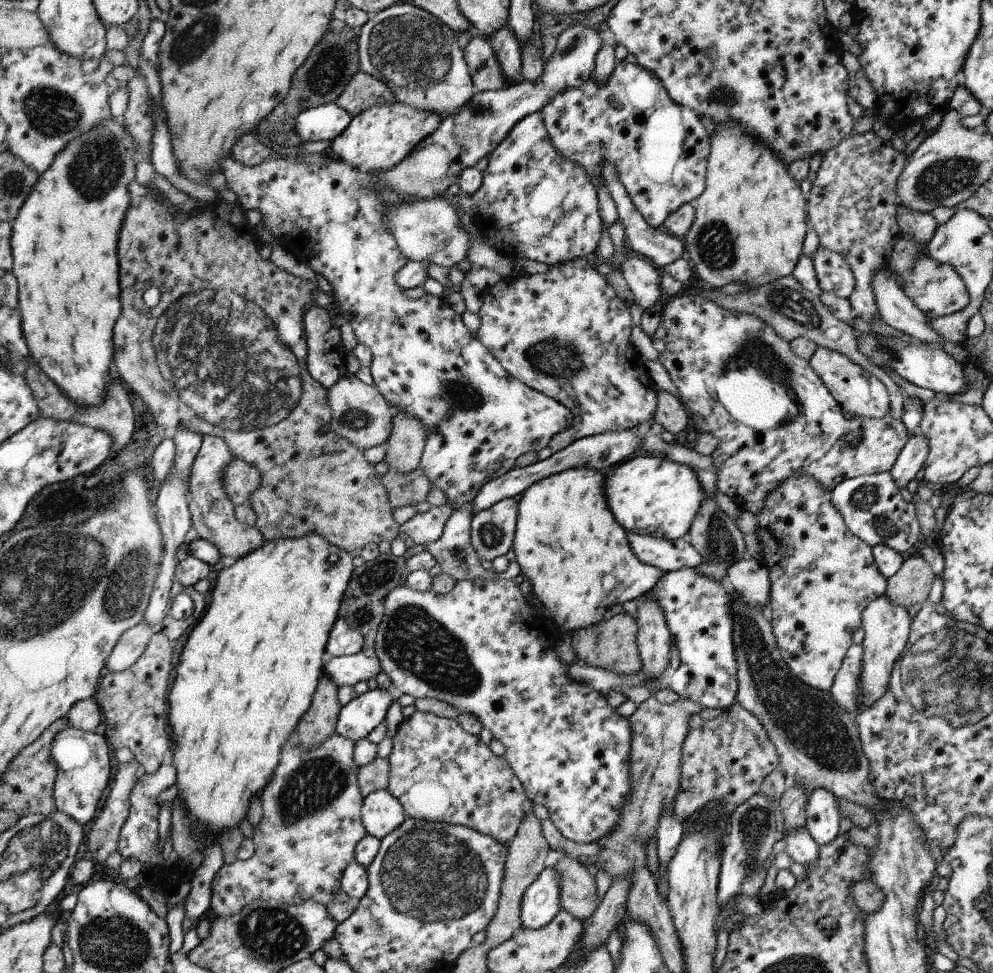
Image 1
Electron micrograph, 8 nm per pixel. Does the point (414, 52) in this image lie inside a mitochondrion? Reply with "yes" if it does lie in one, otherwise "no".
yes

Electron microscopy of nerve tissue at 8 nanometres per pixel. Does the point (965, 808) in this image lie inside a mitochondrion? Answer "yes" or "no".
no

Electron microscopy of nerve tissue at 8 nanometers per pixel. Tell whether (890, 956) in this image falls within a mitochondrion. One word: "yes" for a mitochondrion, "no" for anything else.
no

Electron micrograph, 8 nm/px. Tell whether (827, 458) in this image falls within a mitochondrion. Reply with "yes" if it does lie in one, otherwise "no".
no

